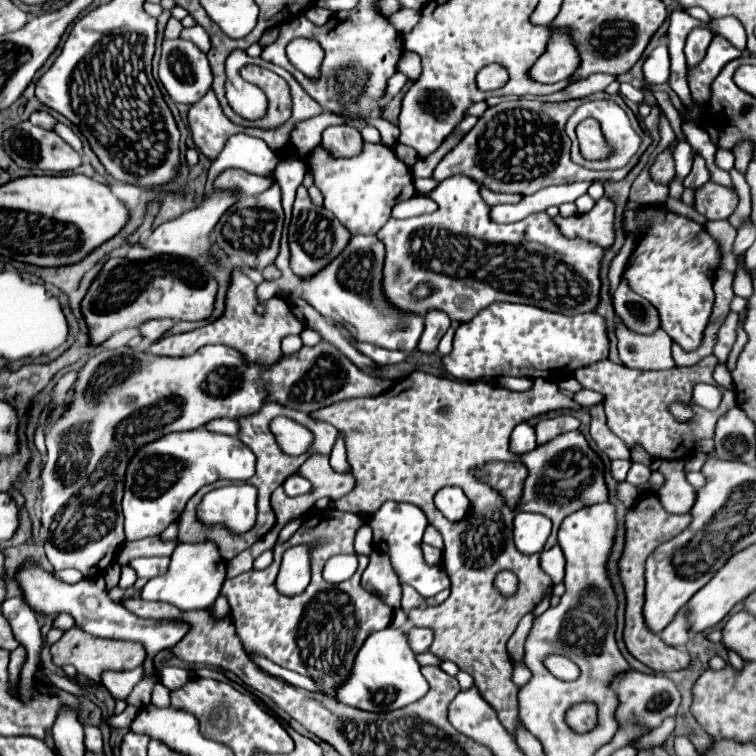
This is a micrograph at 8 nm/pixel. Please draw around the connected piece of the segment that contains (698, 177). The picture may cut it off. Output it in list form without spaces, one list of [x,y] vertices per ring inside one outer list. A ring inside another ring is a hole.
[[[700,154],[694,156],[694,166],[692,166],[692,172],[684,178],[684,186],[690,188],[690,190],[696,190],[696,188],[702,188],[706,182],[710,182],[710,172],[706,168],[706,162]]]

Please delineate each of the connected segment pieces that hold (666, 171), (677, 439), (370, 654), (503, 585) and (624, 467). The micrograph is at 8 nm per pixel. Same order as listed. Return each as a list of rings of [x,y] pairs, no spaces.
[[[676,140],[670,144],[668,150],[660,152],[660,154],[656,156],[654,164],[650,166],[650,176],[652,176],[652,180],[656,180],[658,184],[666,184],[666,186],[668,186],[668,184],[672,182],[672,178],[676,176],[674,160],[672,160],[672,152],[674,152],[674,148],[676,148]]]
[[[710,354],[702,358],[698,364],[690,368],[672,368],[672,370],[658,370],[658,372],[642,372],[632,370],[622,364],[614,364],[610,360],[594,362],[590,366],[582,366],[574,370],[574,378],[582,384],[582,388],[590,388],[594,392],[604,394],[604,410],[608,418],[608,428],[616,430],[616,436],[622,436],[628,448],[642,446],[650,456],[654,458],[690,458],[696,452],[696,444],[700,440],[712,440],[714,438],[714,422],[736,406],[736,396],[732,388],[720,388],[722,390],[722,404],[718,410],[708,412],[700,406],[692,406],[692,420],[690,422],[678,422],[668,406],[672,402],[686,402],[692,400],[692,388],[700,382],[716,384],[712,380],[712,370],[718,364],[716,356]]]
[[[388,626],[380,632],[372,632],[372,636],[366,638],[362,650],[356,656],[352,674],[336,690],[336,698],[352,708],[368,712],[390,712],[420,700],[426,690],[428,682],[420,672],[420,664],[416,662],[416,654],[410,648],[406,630]]]
[[[500,572],[496,576],[496,590],[504,596],[504,598],[510,598],[510,596],[514,596],[516,592],[518,592],[518,578],[516,578],[516,574],[512,574],[512,572]]]
[[[612,460],[612,476],[614,476],[618,482],[624,482],[630,466],[632,466],[630,460]]]

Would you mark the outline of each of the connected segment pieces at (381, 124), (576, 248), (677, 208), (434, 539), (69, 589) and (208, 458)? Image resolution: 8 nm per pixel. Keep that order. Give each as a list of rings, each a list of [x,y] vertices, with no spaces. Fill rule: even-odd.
[[[364,116],[364,120],[380,130],[382,144],[386,144],[386,146],[394,146],[396,144],[400,130],[398,130],[398,126],[394,122],[390,122],[390,120],[382,118],[382,116]]]
[[[452,176],[452,178],[446,178],[440,182],[440,186],[436,190],[430,192],[430,198],[434,202],[438,202],[438,210],[434,214],[422,214],[422,216],[416,216],[416,218],[408,218],[408,220],[394,220],[390,218],[382,228],[380,232],[376,234],[382,242],[384,242],[386,254],[382,276],[382,292],[384,292],[384,298],[400,312],[418,312],[418,316],[426,316],[428,310],[440,310],[440,312],[446,312],[450,316],[450,320],[454,322],[470,322],[480,310],[488,308],[490,304],[494,302],[514,302],[514,304],[530,304],[530,306],[538,306],[538,308],[544,308],[544,310],[550,310],[550,312],[562,312],[564,316],[576,316],[576,314],[584,314],[584,312],[594,312],[598,302],[600,302],[600,262],[602,262],[602,256],[604,256],[604,250],[600,246],[594,246],[586,240],[568,240],[564,238],[560,232],[558,232],[558,226],[552,222],[552,218],[546,214],[546,212],[538,212],[538,214],[530,214],[526,216],[524,220],[520,222],[512,222],[512,224],[496,224],[490,220],[488,212],[490,212],[490,206],[482,200],[480,192],[478,192],[478,184],[468,178],[468,176]],[[420,282],[430,282],[434,284],[436,292],[426,298],[426,300],[420,300],[420,302],[414,302],[410,292],[416,284]]]
[[[668,198],[668,200],[666,200],[666,208],[668,208],[670,212],[680,214],[680,216],[686,216],[686,218],[690,218],[690,220],[698,222],[698,224],[706,224],[706,218],[704,218],[700,212],[696,212],[694,208],[686,206],[686,204],[684,204],[684,202],[680,202],[680,200],[672,200],[672,198]]]
[[[428,525],[428,530],[425,530],[423,536],[423,542],[429,544],[439,550],[443,549],[443,539],[435,528],[432,528],[432,525]]]
[[[26,566],[18,574],[20,588],[24,590],[24,600],[30,604],[32,610],[38,610],[42,614],[54,614],[54,612],[68,612],[74,620],[76,626],[90,636],[96,638],[116,638],[116,640],[132,640],[140,642],[146,648],[147,657],[143,663],[144,675],[150,676],[154,672],[153,658],[156,652],[176,646],[186,634],[188,634],[188,624],[182,620],[150,620],[150,618],[140,618],[134,612],[128,612],[120,602],[114,602],[108,596],[106,582],[102,576],[94,578],[82,578],[76,584],[66,584],[54,578],[54,574],[44,572],[38,566]]]
[[[198,428],[192,432],[172,432],[138,448],[124,474],[124,532],[128,540],[158,536],[168,524],[178,520],[186,502],[202,486],[216,480],[244,482],[256,472],[256,457],[236,436],[224,436]]]

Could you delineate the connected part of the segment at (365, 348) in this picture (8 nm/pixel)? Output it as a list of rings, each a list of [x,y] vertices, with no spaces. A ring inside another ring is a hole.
[[[354,342],[354,346],[358,352],[362,352],[364,356],[368,356],[370,360],[374,360],[378,364],[398,364],[408,358],[408,352],[390,352],[390,350],[372,346],[368,342]]]

